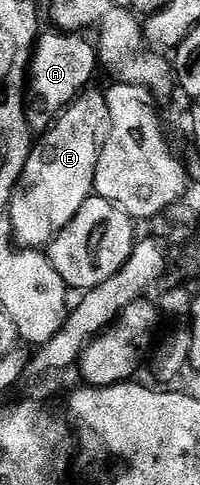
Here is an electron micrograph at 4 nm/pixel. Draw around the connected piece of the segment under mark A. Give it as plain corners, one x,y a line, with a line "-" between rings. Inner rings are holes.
40,33
35,53
31,56
27,121
35,132
48,130
52,122
92,85
91,77
97,71
96,47
92,43
90,46
82,33
50,33

